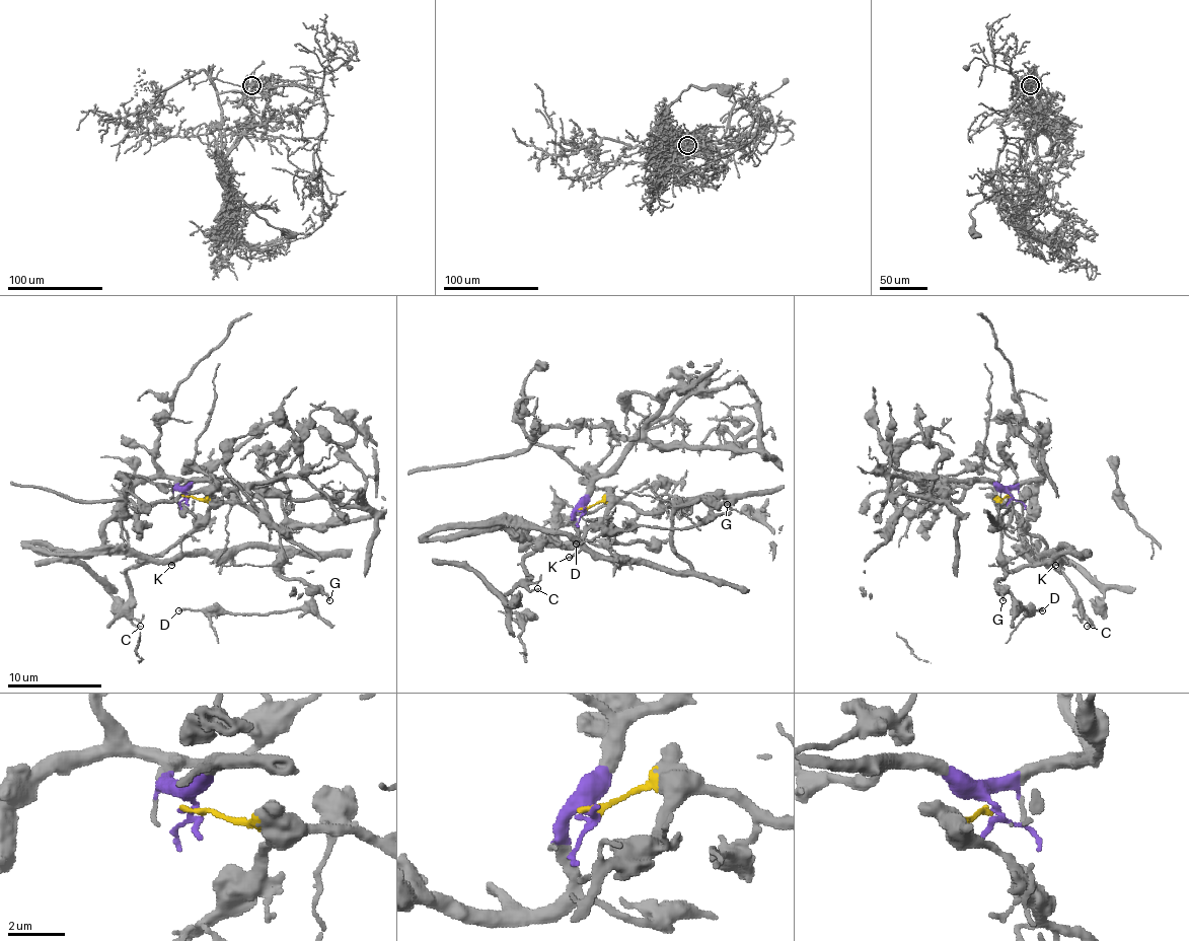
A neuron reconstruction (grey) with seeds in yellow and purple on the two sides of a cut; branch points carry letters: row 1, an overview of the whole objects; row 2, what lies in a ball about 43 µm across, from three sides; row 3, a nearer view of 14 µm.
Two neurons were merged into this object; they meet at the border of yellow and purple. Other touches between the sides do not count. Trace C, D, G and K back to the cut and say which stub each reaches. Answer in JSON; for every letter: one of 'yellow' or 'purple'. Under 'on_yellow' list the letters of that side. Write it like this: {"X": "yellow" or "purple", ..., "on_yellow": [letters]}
{"C": "yellow", "D": "purple", "G": "purple", "K": "purple", "on_yellow": ["C"]}

